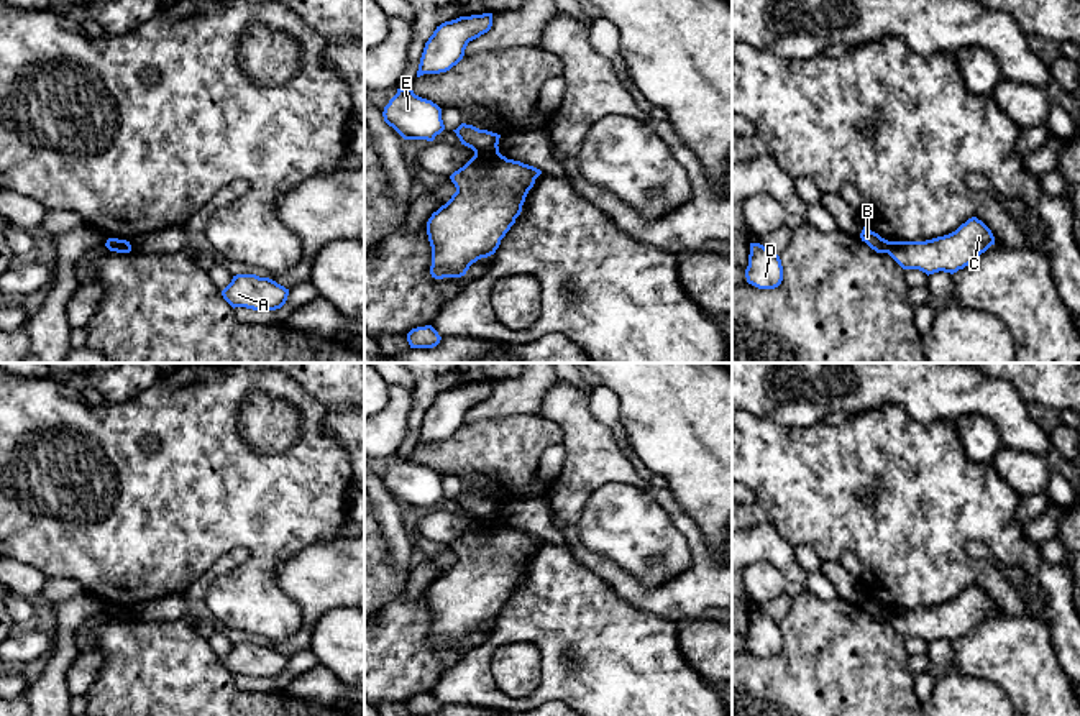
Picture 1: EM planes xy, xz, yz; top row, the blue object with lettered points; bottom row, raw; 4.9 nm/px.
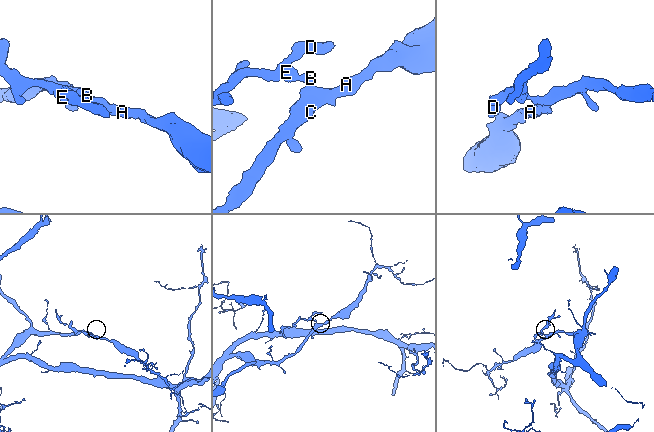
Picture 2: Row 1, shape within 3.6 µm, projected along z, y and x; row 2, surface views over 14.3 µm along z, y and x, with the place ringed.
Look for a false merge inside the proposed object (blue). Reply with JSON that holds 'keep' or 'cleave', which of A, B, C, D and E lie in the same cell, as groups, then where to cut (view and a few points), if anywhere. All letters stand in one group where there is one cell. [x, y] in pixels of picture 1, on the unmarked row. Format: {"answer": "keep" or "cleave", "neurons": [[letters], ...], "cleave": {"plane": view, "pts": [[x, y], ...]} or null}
{"answer": "cleave", "neurons": [["A", "C"], ["B", "D", "E"]], "cleave": {"plane": "xz", "pts": [[498, 518], [475, 521]]}}

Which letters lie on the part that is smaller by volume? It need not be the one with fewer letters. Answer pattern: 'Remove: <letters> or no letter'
Remove: B, D, E

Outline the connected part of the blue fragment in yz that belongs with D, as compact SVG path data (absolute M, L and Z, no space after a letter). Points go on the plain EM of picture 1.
M750 611L747 650L758 657L775 657L783 649L783 634L778 622L760 611Z

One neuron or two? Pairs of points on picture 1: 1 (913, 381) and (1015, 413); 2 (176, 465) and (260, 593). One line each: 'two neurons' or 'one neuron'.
1: one neuron
2: one neuron

